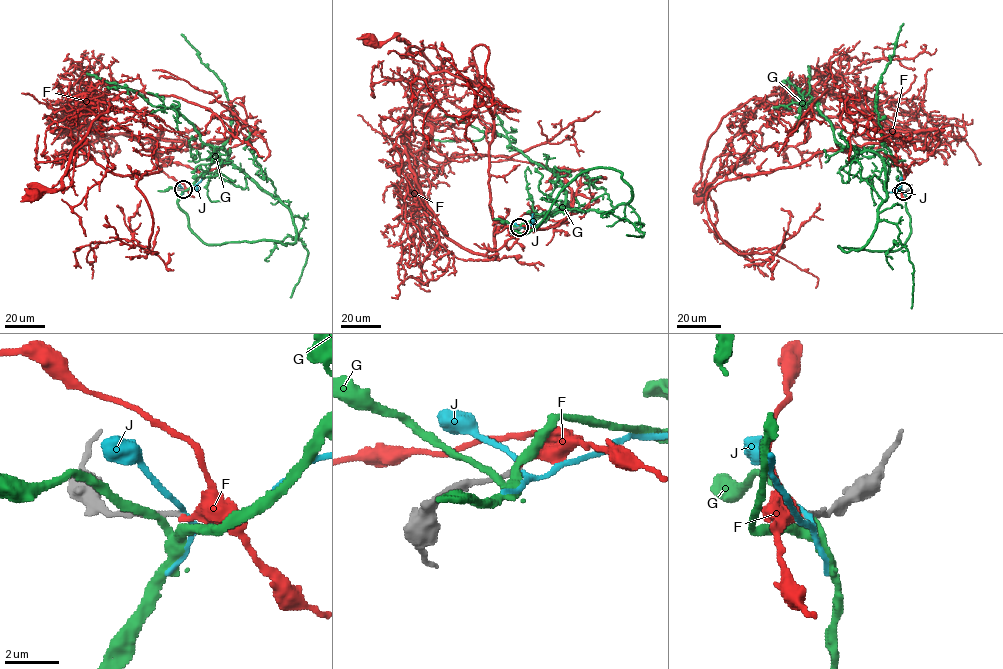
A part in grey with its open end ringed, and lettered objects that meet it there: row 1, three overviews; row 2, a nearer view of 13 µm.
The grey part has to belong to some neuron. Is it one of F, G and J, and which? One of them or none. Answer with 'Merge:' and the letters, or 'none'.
Merge: F

